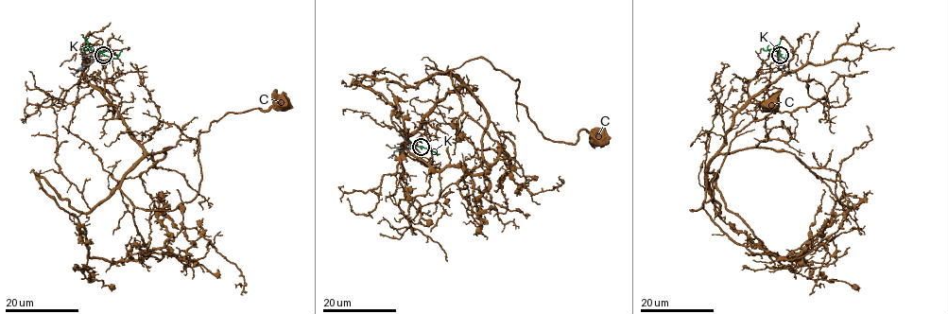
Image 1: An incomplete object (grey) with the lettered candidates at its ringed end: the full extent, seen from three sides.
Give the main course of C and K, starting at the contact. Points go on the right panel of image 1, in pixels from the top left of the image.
C: (778, 57), (749, 83), (710, 164), (704, 204), (691, 211), (713, 197), (735, 134), (773, 102)
K: (779, 56), (777, 45), (781, 36)

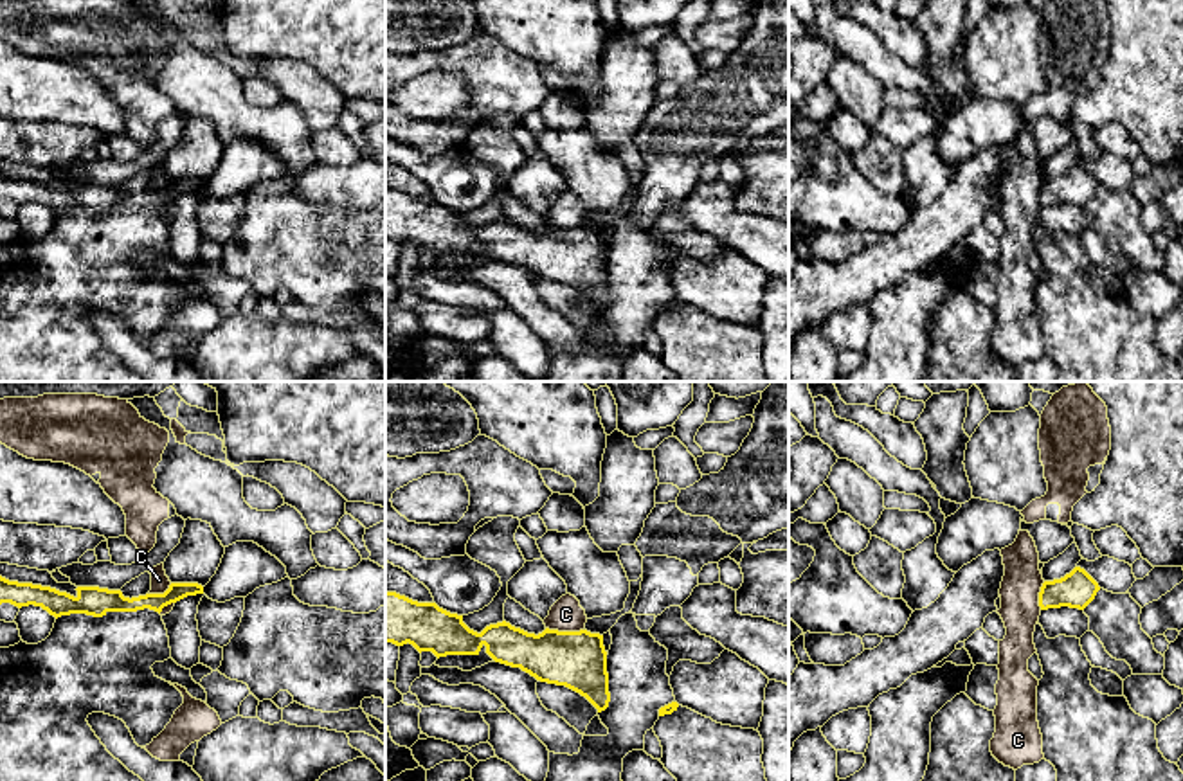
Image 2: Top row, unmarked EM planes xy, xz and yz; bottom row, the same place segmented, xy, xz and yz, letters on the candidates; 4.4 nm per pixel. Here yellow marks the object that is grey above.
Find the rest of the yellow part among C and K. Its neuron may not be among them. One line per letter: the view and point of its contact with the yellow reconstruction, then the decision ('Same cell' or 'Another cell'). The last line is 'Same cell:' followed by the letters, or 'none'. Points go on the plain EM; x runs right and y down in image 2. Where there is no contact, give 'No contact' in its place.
C: Touches yellow at xz (564, 229). Another cell
K: No contact. Another cell
Same cell: none

